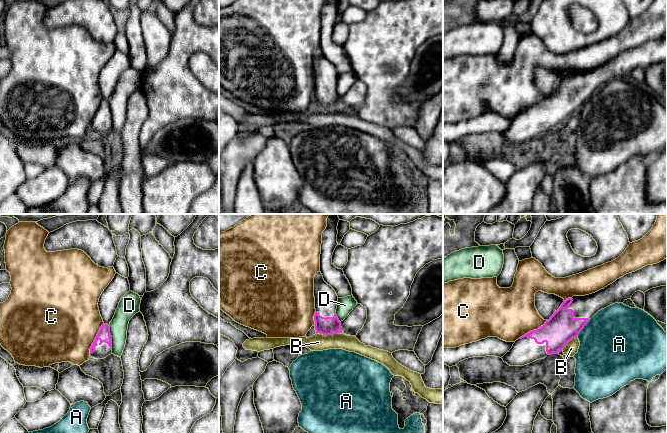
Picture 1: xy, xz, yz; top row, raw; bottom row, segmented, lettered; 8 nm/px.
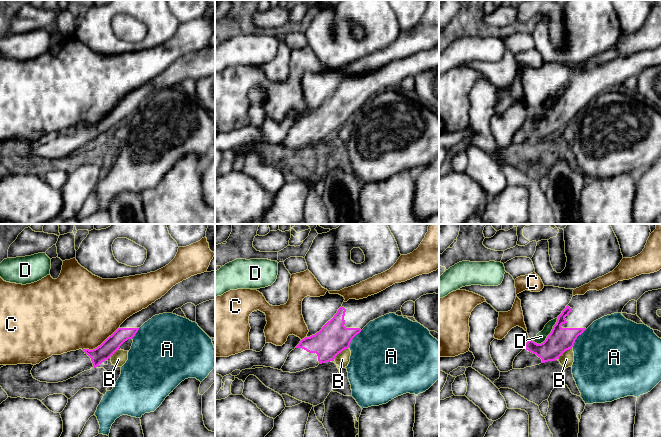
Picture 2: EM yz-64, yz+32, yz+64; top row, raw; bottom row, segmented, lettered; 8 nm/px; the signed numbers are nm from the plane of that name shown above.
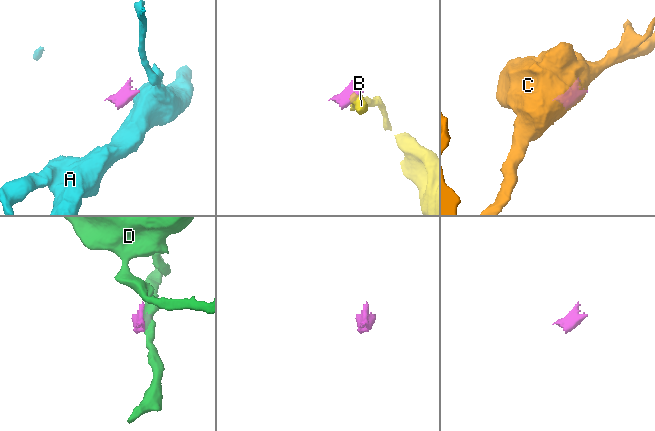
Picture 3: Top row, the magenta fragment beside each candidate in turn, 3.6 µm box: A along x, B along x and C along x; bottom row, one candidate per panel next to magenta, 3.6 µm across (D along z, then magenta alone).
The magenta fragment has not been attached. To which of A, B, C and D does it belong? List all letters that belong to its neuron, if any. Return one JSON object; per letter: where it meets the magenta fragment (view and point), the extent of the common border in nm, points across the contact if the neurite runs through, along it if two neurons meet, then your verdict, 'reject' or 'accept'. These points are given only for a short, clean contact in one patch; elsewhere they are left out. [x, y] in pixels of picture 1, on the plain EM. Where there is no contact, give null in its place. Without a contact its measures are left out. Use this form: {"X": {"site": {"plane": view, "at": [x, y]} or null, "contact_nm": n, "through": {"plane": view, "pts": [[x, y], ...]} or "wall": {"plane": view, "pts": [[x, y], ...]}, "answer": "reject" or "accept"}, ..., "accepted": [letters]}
{"A": {"site": {"plane": "yz", "at": [583, 103]}, "contact_nm": 180, "wall": {"plane": "yz", "pts": [[590, 95], [576, 112]]}, "answer": "reject"}, "B": {"site": {"plane": "xz", "at": [329, 110]}, "contact_nm": 140, "wall": {"plane": "xz", "pts": [[320, 109], [337, 110]]}, "answer": "reject"}, "C": {"site": {"plane": "yz", "at": [533, 106]}, "contact_nm": 280, "answer": "reject"}, "D": {"site": {"plane": "xy", "at": [111, 113]}, "contact_nm": 190, "answer": "reject"}, "accepted": []}

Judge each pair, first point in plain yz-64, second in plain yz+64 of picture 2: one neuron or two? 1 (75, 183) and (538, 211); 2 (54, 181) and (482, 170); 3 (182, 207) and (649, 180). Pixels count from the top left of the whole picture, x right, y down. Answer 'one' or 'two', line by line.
1: two
2: one
3: two

